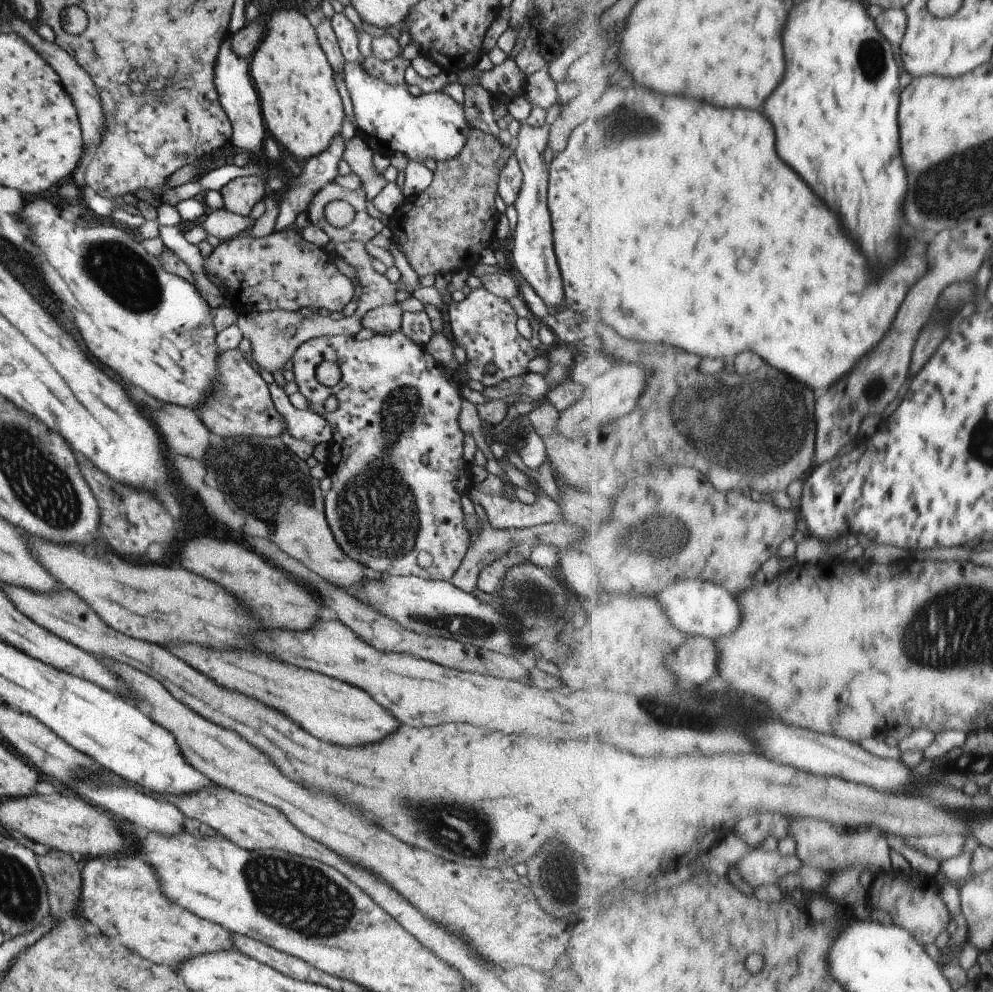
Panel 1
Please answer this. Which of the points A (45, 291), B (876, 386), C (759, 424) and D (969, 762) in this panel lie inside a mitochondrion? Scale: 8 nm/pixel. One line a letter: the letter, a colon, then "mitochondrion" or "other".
A: other
B: mitochondrion
C: mitochondrion
D: mitochondrion

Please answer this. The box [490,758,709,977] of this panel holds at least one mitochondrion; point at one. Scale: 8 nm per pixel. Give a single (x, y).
(555, 867)

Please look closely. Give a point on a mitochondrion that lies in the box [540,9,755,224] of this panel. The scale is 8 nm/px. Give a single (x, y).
(613, 133)

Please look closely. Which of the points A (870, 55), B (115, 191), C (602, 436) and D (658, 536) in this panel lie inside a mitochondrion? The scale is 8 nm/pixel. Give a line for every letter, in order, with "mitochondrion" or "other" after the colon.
A: mitochondrion
B: other
C: other
D: mitochondrion

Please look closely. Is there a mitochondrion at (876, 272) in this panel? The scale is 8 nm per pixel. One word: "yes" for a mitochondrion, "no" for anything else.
no

